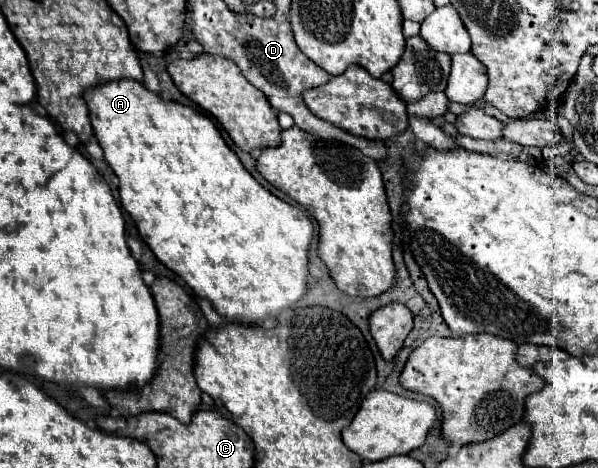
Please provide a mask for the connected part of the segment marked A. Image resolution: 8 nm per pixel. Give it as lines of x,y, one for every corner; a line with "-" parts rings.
122,78
122,80
112,80
112,82
98,84
98,86
90,86
84,92
84,100
86,100
88,112
90,112
94,136
98,140
100,148
106,152
106,162
110,164
114,174
120,178
118,190
120,190
120,202
122,202
124,210
134,218
142,240
150,246
150,250
156,254
156,258
162,264
166,264
170,270
174,270
194,290
196,296
208,298
212,302
212,306
216,308
216,312
220,316
224,316
226,320
238,320
244,324
260,324
268,318
276,318
282,310
294,306
304,296
306,276
308,276
308,246
310,246
310,240
314,234
314,226
312,226
310,218
298,206
292,206
292,204
276,198
274,194
270,194
264,186
260,186
252,178
252,174
242,166
238,156
228,148
220,130
210,120
210,116
198,112
192,106
184,106
174,100
170,100
170,102
162,100
160,94
148,90
142,82
132,80
132,78

